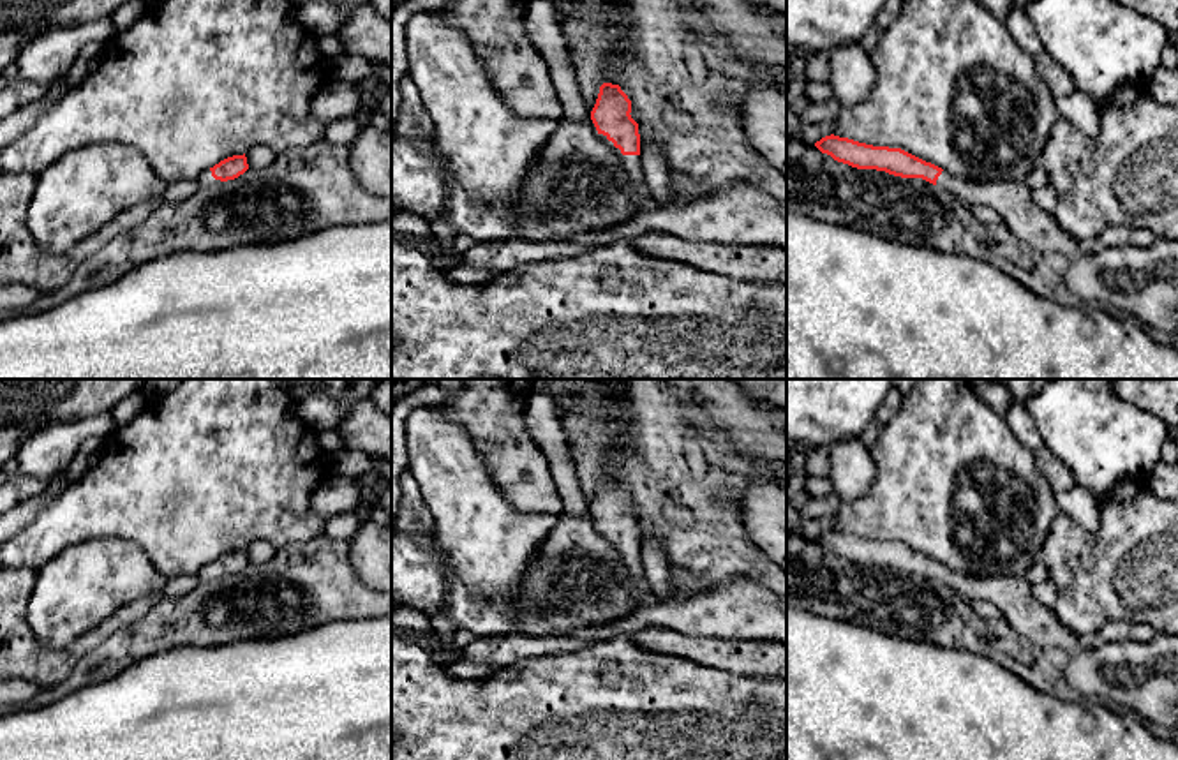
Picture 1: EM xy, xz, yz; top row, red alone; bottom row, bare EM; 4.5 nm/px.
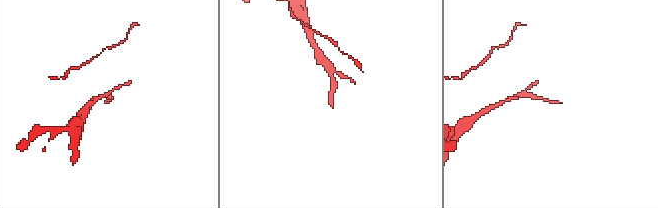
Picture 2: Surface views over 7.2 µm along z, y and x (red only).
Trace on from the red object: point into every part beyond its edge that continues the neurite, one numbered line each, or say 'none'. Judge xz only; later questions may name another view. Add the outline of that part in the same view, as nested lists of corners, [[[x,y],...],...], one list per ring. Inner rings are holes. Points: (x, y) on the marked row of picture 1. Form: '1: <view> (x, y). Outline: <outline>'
1: xz (630, 163). Outline: [[[598,134],[598,136],[619,157],[619,160],[631,182],[631,192],[644,201],[649,199],[651,192],[644,182],[644,175],[642,175],[642,168],[640,168],[640,155],[623,155],[621,150],[615,148],[614,143],[607,139],[607,136],[603,136],[603,134]]]

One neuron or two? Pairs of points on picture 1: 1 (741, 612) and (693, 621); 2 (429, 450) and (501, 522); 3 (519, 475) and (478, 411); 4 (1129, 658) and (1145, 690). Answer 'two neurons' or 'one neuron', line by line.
1: one neuron
2: one neuron
3: one neuron
4: one neuron

